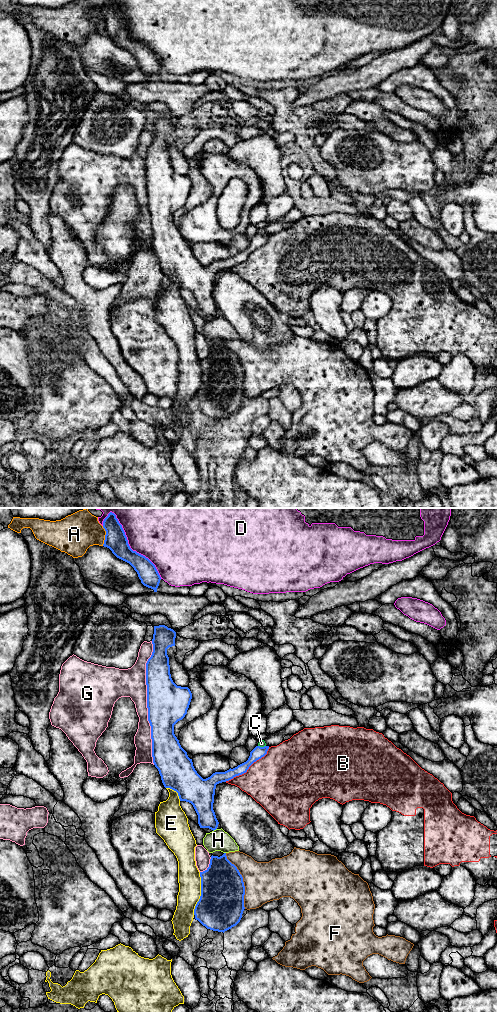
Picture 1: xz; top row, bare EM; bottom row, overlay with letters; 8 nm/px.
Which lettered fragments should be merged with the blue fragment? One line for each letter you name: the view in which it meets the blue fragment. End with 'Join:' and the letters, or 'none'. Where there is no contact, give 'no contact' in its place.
Join: none

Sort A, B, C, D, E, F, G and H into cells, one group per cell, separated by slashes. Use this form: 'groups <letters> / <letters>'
groups A / B / C / D / E / F / G / H

